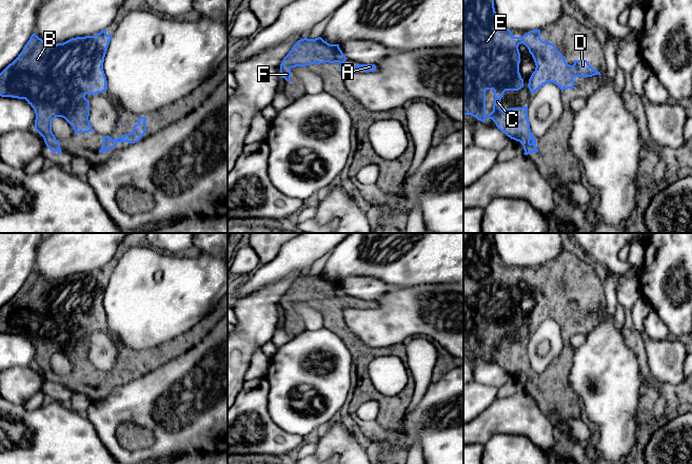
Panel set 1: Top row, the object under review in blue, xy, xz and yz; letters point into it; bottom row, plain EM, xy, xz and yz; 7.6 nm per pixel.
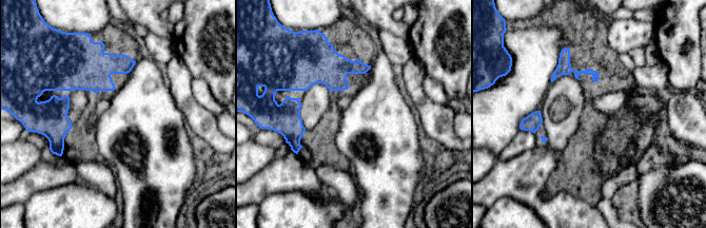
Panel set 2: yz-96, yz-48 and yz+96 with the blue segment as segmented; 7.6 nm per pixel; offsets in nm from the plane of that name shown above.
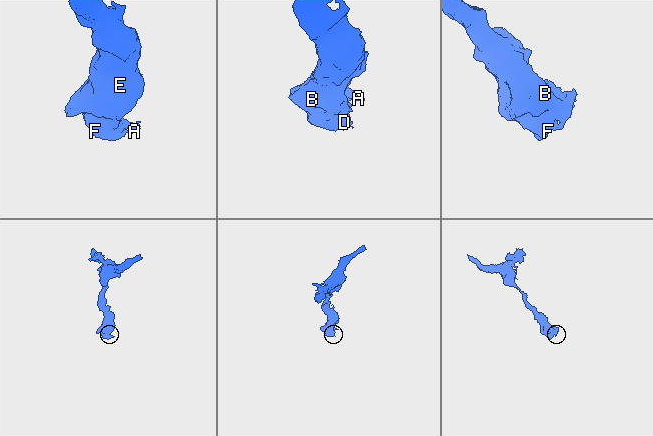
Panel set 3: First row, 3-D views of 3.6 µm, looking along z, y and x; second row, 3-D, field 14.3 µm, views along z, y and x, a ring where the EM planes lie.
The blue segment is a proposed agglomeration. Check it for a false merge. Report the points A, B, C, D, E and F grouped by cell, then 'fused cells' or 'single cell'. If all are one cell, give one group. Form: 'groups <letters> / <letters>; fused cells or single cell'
groups A B C D E F; single cell

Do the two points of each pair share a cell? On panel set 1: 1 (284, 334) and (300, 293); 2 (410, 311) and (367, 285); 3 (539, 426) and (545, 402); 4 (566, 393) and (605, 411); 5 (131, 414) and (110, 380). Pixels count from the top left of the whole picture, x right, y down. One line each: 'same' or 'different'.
1: different
2: different
3: different
4: different
5: different

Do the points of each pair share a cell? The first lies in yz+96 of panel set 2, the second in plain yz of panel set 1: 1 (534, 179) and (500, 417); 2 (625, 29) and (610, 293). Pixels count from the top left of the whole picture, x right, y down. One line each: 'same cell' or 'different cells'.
1: same cell
2: same cell

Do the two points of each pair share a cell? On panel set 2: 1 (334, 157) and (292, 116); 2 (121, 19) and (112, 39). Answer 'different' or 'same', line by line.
1: same
2: different

